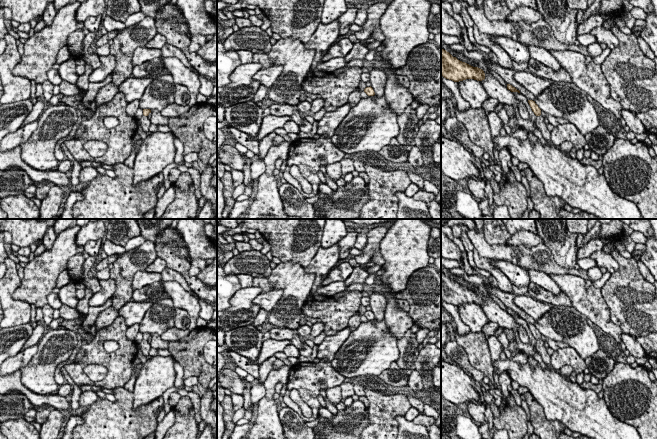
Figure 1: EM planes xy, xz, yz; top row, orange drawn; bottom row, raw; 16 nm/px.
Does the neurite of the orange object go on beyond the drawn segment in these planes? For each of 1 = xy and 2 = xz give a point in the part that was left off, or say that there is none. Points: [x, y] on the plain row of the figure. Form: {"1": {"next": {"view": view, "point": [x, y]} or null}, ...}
{"1": {"next": null}, "2": {"next": null}}

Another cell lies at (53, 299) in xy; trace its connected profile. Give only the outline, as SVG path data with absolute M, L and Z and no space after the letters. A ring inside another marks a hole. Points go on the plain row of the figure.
M50 293L47 296L48 304L54 309L54 310L59 310L60 307L62 306L62 303L59 299L59 296L57 293Z

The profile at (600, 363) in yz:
M601 349L586 358L585 363L590 374L602 380L613 370L615 365L615 361Z

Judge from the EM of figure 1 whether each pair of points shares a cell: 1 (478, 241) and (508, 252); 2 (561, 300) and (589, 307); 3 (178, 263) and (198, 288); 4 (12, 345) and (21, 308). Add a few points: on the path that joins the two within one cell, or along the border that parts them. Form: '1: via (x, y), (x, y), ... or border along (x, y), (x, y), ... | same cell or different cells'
1: via (485, 248), (488, 251), (501, 252) | same cell
2: border along (563, 291), (573, 306) | different cells
3: via (183, 269), (184, 273), (193, 282) | same cell
4: border along (28, 322), (10, 327) | different cells

